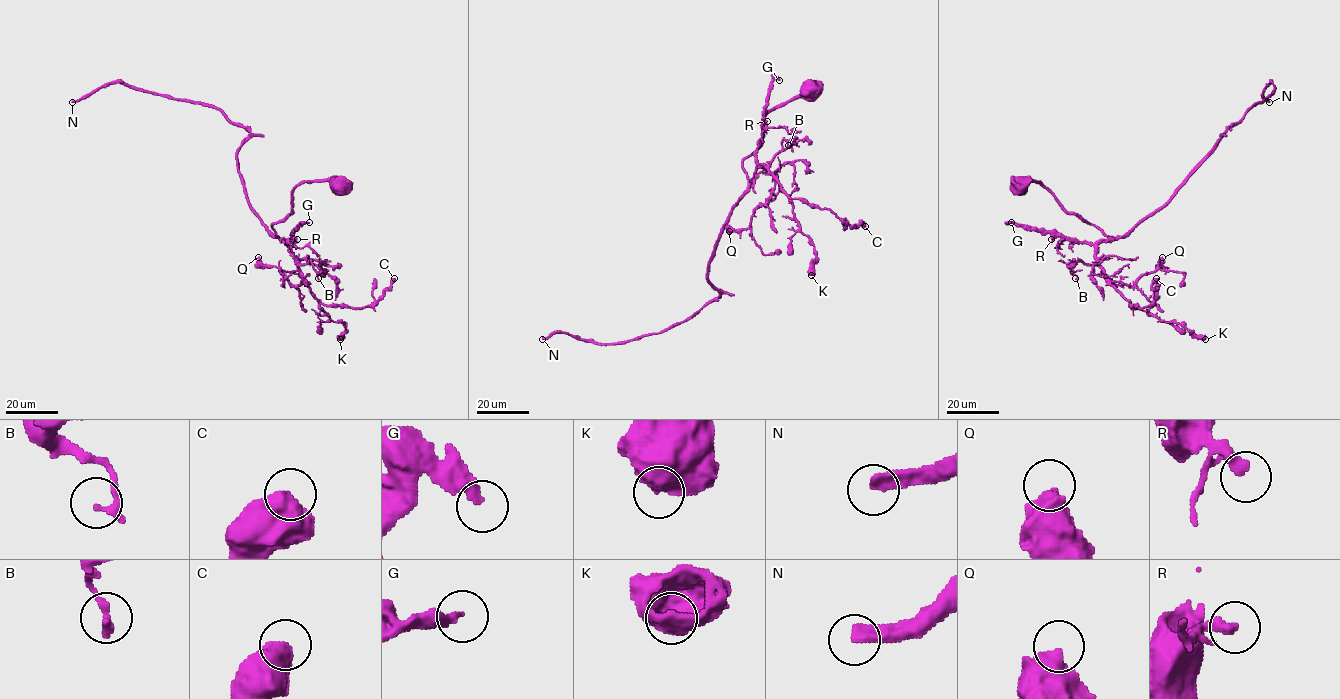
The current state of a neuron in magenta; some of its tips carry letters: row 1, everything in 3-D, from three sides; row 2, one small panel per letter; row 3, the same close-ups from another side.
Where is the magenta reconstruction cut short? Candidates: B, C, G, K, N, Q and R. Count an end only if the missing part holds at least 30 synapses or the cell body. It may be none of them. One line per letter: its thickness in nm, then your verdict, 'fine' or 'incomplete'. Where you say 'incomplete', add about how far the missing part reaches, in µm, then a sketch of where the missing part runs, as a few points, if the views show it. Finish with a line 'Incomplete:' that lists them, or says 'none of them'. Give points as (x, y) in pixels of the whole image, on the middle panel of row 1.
B: calibre 240 nm; fine
C: calibre 750 nm; fine
G: calibre 280 nm; incomplete; missing 70 µm; course (779, 80), (808, 111), (810, 119), (809, 142), (800, 172), (791, 224)
K: calibre 700 nm; fine
N: calibre 380 nm; incomplete; missing 160 µm
Q: calibre 600 nm; fine
R: calibre 240 nm; fine
Incomplete: G, N

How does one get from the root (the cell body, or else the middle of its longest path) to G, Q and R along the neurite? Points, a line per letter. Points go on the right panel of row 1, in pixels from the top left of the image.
G: (1018, 186), (1014, 185), (1025, 180), (1039, 181), (1068, 213), (1114, 239), (1079, 243), (1011, 222)
Q: (1018, 186), (1039, 181), (1068, 213), (1114, 238), (1100, 242), (1096, 254), (1111, 280), (1133, 286), (1162, 257)
R: (1018, 186), (1014, 185), (1025, 180), (1039, 181), (1068, 213), (1114, 238), (1092, 244), (1060, 237), (1051, 239)

